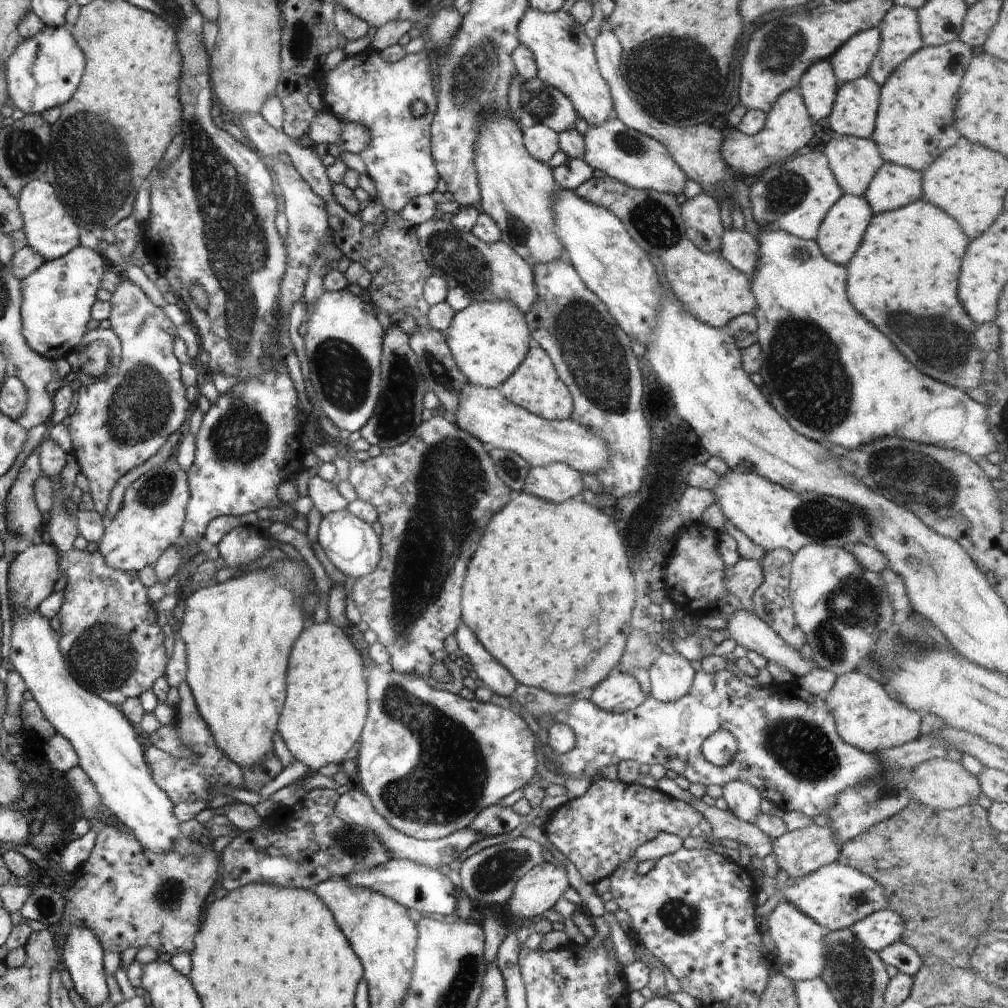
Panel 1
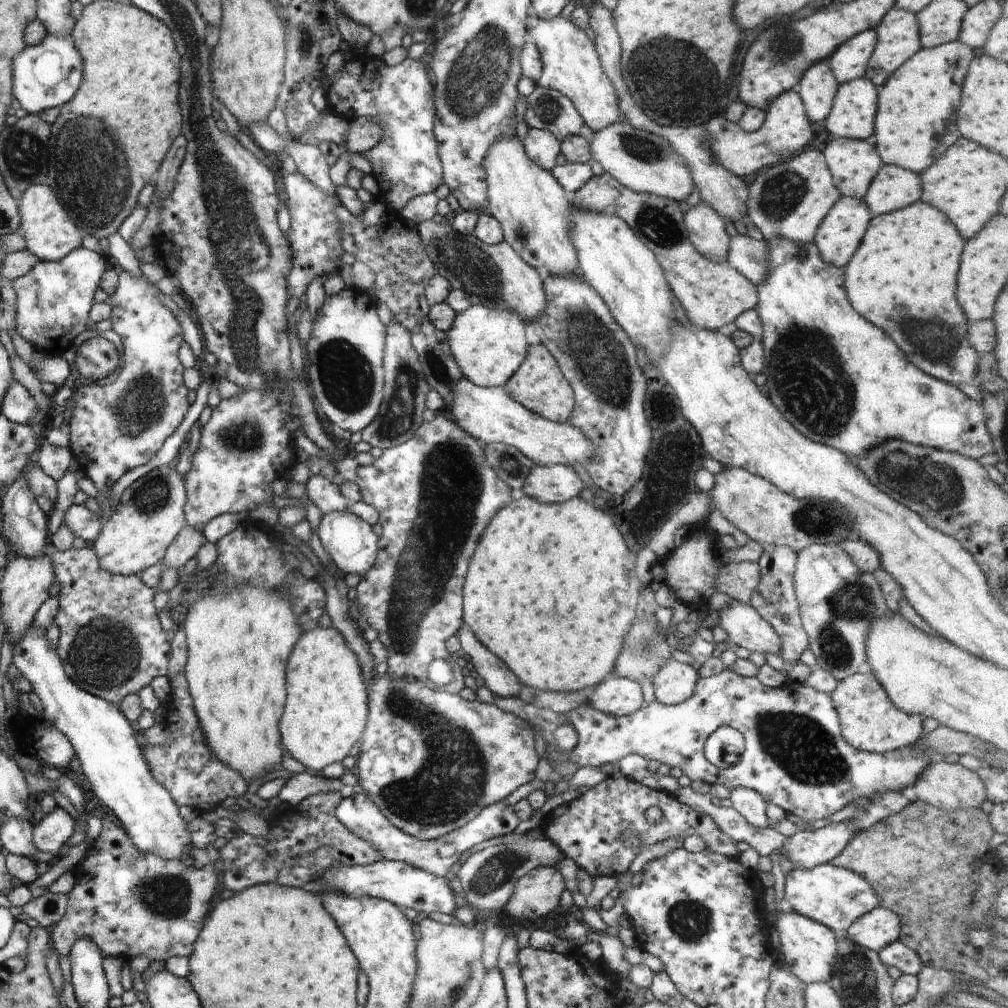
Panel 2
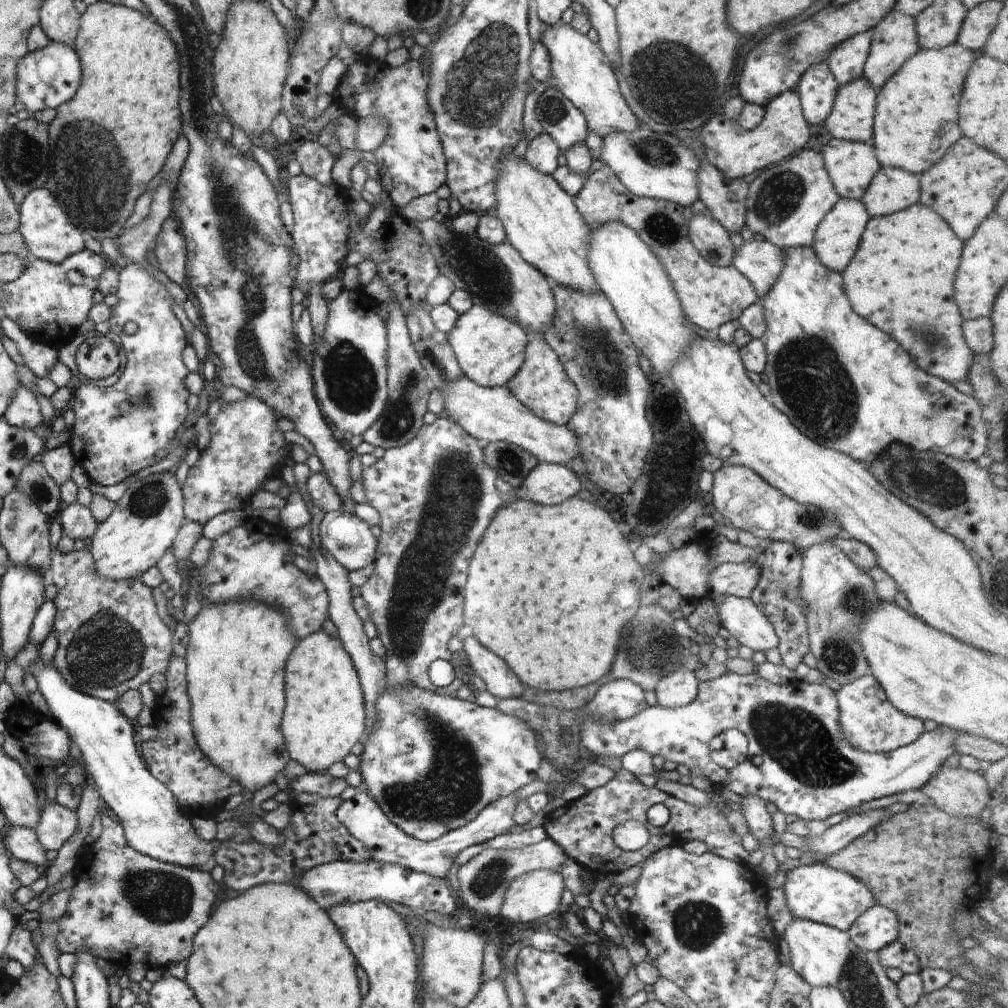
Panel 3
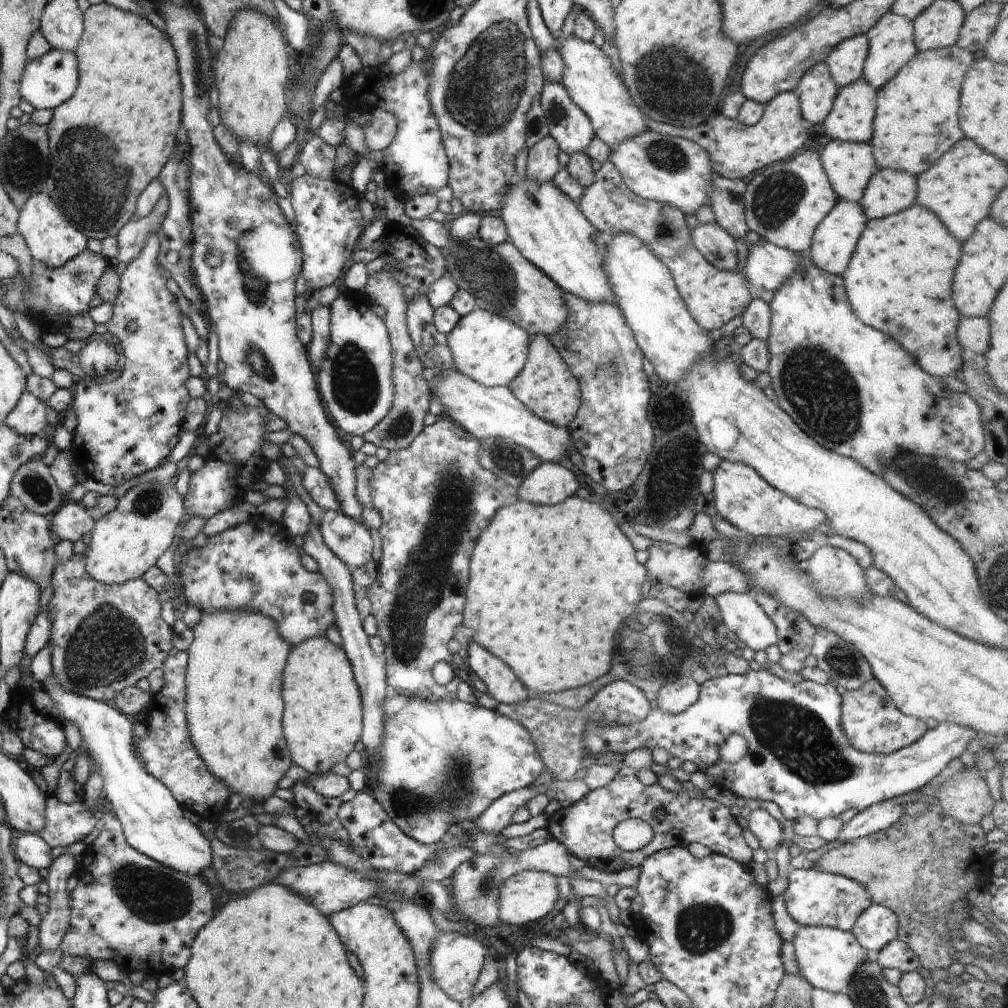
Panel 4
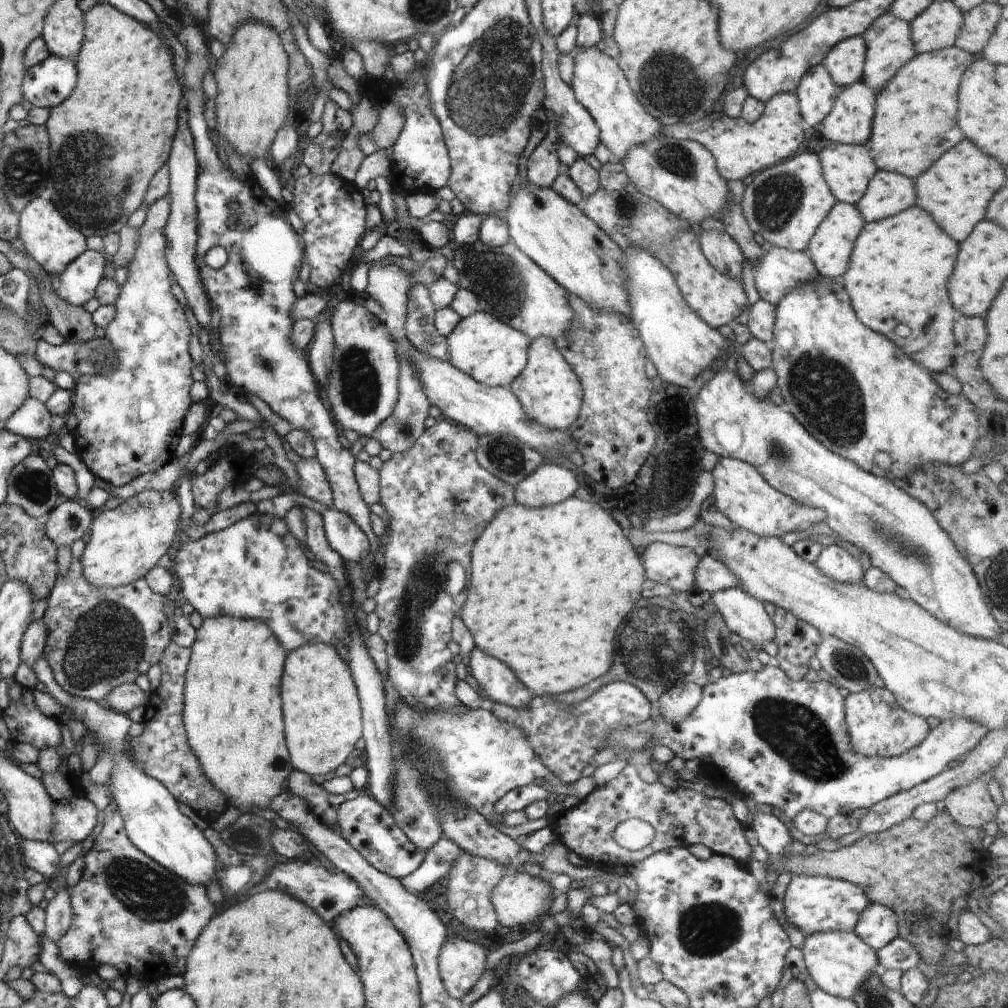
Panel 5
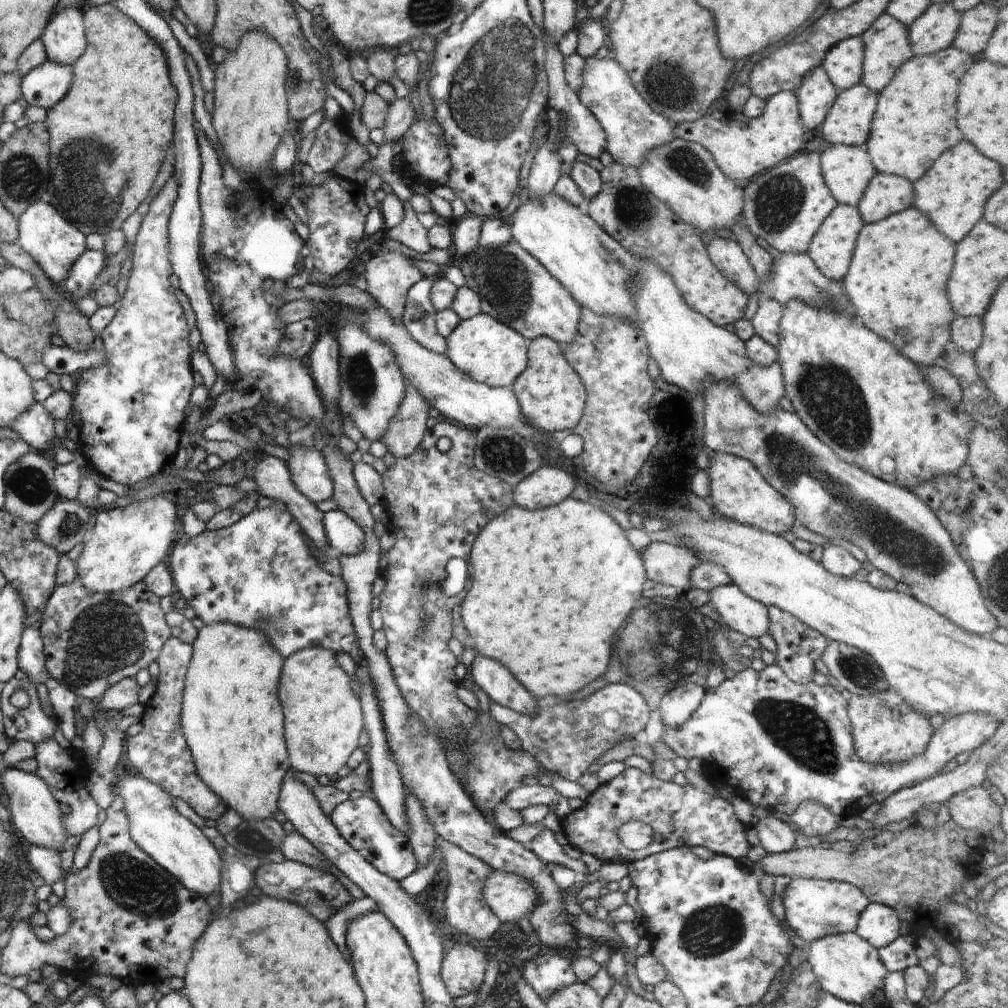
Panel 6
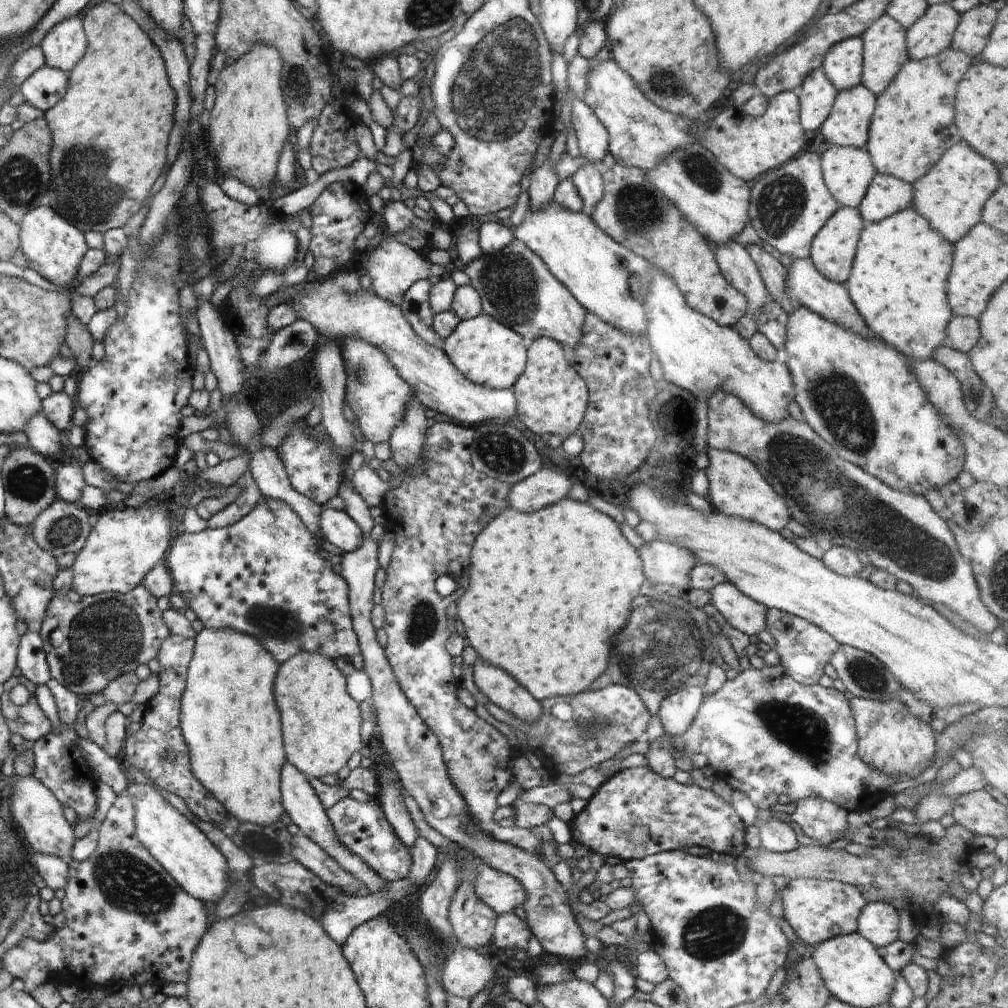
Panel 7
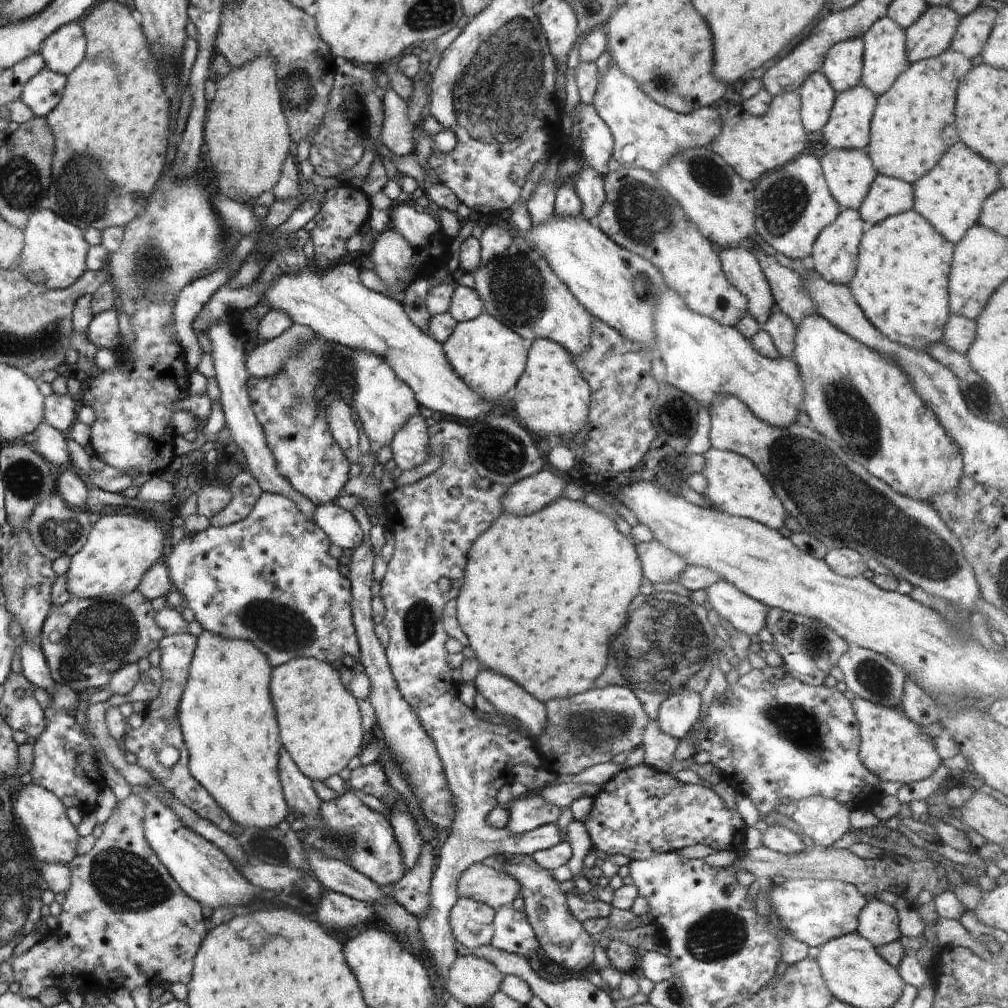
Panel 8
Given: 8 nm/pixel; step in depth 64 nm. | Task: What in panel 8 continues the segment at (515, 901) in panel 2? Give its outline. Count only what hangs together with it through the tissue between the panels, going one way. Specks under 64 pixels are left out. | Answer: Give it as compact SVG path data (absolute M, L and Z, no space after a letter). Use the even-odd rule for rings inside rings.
M488 861L471 864L457 882L458 897L480 901L492 913L501 906L512 905L519 889L516 880L492 868Z

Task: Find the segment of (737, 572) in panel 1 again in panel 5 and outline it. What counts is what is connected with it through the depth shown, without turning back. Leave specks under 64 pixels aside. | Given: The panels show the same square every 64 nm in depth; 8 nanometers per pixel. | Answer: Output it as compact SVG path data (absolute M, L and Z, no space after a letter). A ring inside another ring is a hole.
M704 554L701 558L696 568L694 582L696 582L697 590L710 594L730 588L740 588L740 578L736 578L736 574L732 574L724 562L708 554Z

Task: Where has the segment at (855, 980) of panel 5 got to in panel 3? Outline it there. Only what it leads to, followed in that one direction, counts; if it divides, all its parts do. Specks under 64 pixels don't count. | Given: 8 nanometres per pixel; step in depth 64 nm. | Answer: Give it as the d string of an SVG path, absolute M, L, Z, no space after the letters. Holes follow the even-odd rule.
M795 917L792 918L792 924L784 930L782 940L788 945L792 970L811 987L838 986L840 974L844 973L848 960L852 957L852 948L857 948L846 931Z

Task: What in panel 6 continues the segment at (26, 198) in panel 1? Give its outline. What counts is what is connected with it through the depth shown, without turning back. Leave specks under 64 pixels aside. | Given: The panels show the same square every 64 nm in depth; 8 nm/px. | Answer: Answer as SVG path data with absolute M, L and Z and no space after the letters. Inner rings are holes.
M44 201L34 202L19 217L19 239L17 244L36 260L44 274L52 283L59 286L71 273L72 266L87 252L84 234L76 230L58 213L52 204Z

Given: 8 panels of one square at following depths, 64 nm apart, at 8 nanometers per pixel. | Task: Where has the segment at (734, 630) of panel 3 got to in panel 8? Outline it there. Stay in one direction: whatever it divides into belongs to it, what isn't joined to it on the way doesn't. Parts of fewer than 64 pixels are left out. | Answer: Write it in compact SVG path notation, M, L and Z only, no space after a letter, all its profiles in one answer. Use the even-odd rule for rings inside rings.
M724 579L707 588L708 602L724 620L750 637L767 626L768 605L754 600L740 592Z

